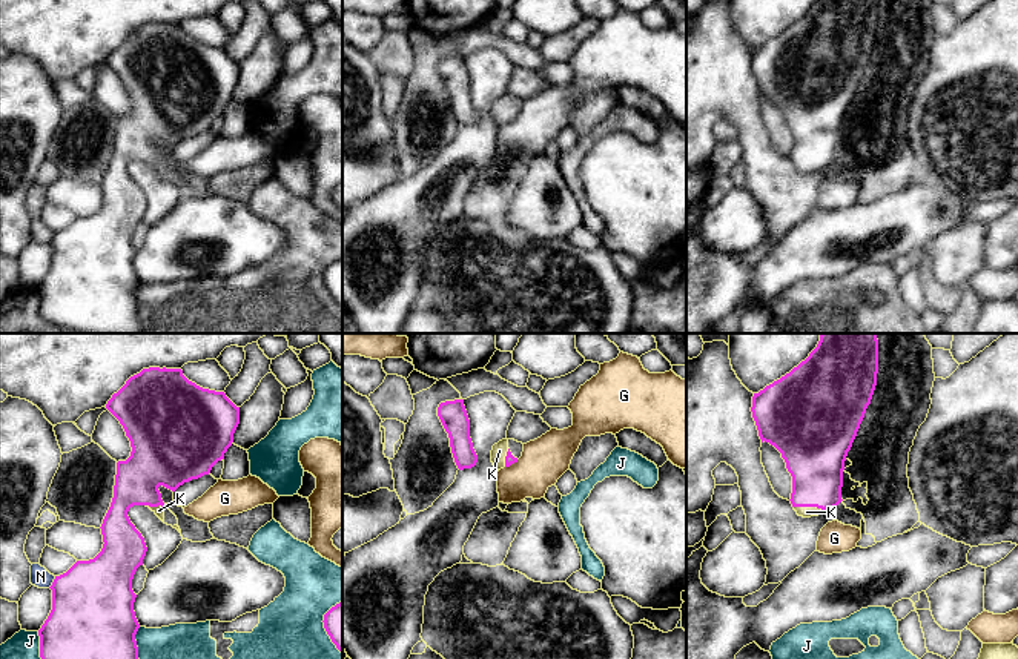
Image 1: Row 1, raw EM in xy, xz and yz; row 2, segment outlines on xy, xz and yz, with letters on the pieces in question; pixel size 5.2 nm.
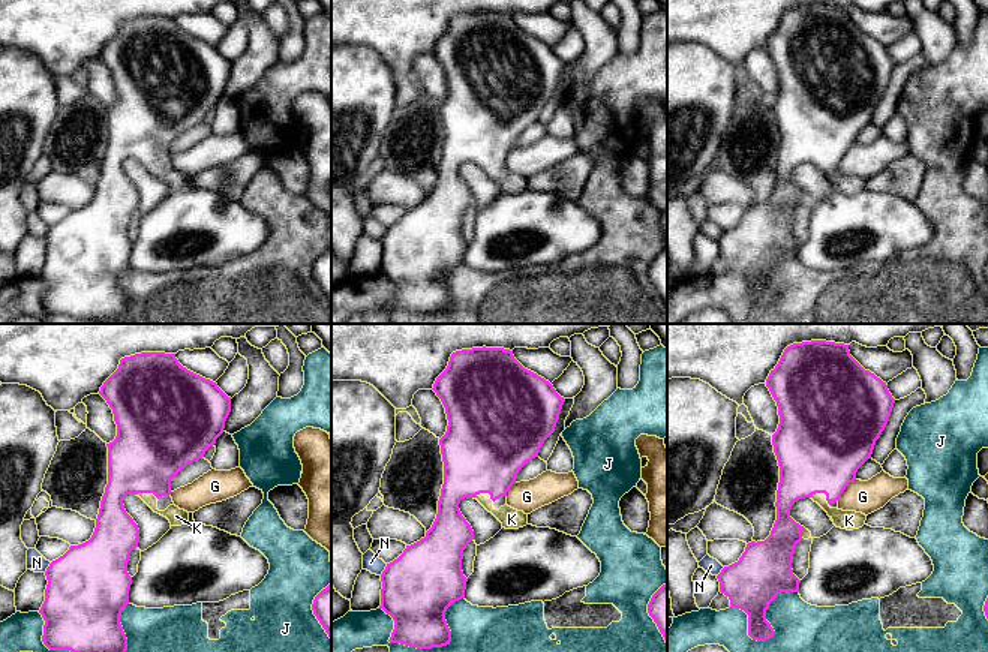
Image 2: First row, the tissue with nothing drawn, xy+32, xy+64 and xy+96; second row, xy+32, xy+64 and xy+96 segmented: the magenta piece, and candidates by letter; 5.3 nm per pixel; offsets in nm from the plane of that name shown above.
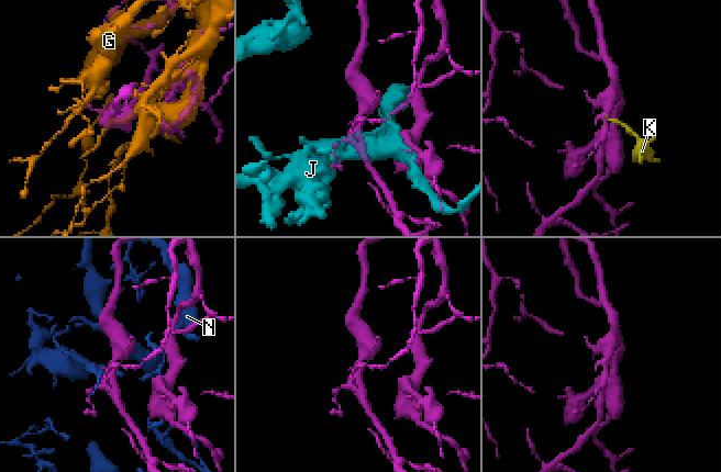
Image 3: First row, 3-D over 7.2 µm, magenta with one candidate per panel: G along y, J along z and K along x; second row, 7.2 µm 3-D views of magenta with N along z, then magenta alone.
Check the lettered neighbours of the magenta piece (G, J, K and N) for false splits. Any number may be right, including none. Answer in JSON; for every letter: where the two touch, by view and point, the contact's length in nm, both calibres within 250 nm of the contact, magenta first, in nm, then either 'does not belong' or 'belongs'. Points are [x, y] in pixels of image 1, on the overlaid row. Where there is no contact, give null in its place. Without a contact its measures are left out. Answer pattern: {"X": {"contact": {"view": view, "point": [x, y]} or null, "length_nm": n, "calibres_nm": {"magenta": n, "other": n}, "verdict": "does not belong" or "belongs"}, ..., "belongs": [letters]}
{"G": {"contact": {"view": "xz", "point": [512, 463]}, "length_nm": 80, "calibres_nm": {"magenta": 50, "other": 240}, "verdict": "does not belong"}, "J": {"contact": {"view": "xy", "point": [135, 642]}, "length_nm": 170, "calibres_nm": {"magenta": 420, "other": 190}, "verdict": "does not belong"}, "K": {"contact": {"view": "yz", "point": [808, 506]}, "length_nm": 150, "calibres_nm": {"magenta": 300, "other": 60}, "verdict": "belongs"}, "N": {"contact": {"view": "xy", "point": [52, 582]}, "length_nm": 80, "calibres_nm": {"magenta": 440, "other": 100}, "verdict": "does not belong"}, "belongs": ["K"]}

